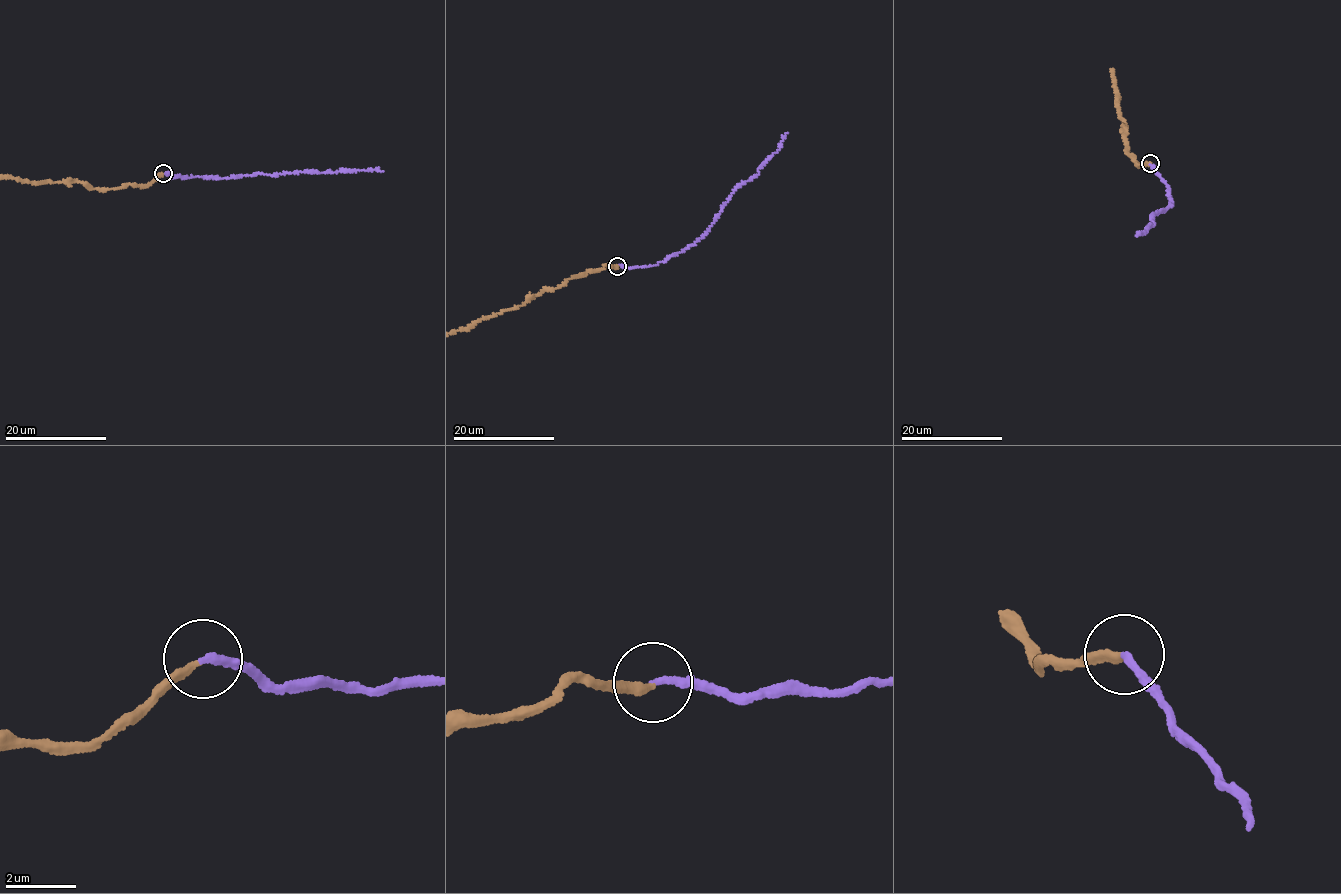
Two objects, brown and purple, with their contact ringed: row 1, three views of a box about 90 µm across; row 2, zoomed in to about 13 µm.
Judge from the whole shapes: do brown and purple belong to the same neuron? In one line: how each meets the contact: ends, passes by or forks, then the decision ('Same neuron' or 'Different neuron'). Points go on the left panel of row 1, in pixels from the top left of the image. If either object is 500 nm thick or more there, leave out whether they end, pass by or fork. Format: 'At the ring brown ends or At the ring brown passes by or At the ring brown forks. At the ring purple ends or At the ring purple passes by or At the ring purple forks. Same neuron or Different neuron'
At the ring brown ends. At the ring purple ends. Different neuron

